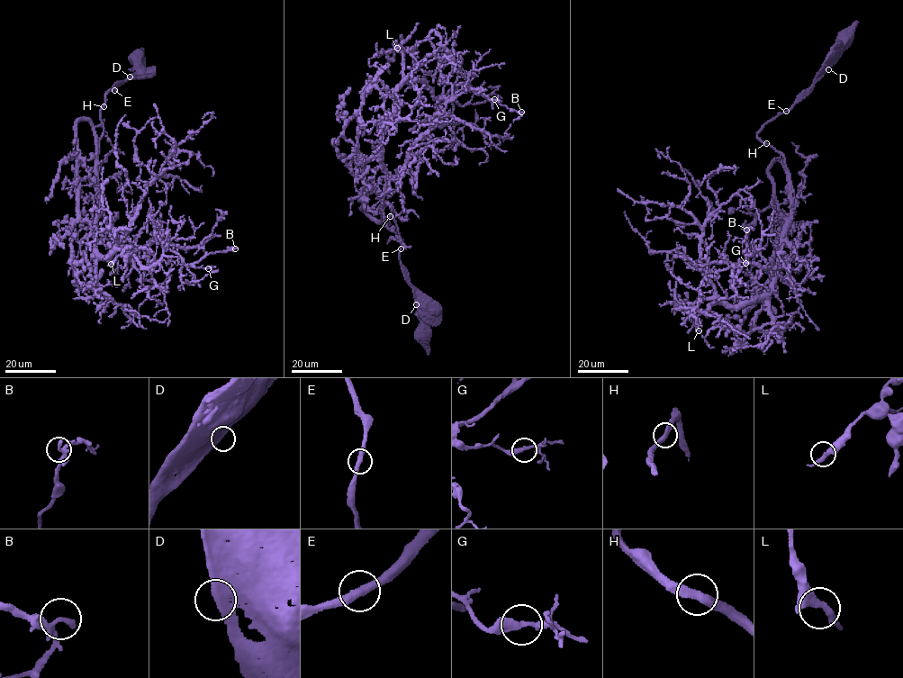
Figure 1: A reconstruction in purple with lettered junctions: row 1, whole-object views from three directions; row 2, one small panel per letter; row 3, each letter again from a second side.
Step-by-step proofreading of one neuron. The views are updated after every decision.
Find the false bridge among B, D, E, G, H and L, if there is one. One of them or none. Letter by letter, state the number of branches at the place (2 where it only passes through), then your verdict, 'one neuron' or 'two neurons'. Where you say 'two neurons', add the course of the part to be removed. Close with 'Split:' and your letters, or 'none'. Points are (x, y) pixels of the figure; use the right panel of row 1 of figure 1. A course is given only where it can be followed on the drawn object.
B: branches 2; one neuron
D: branches 2; one neuron
E: branches 2; one neuron
G: branches 2; one neuron
H: branches 2; one neuron
L: branches 2; one neuron
Split: none

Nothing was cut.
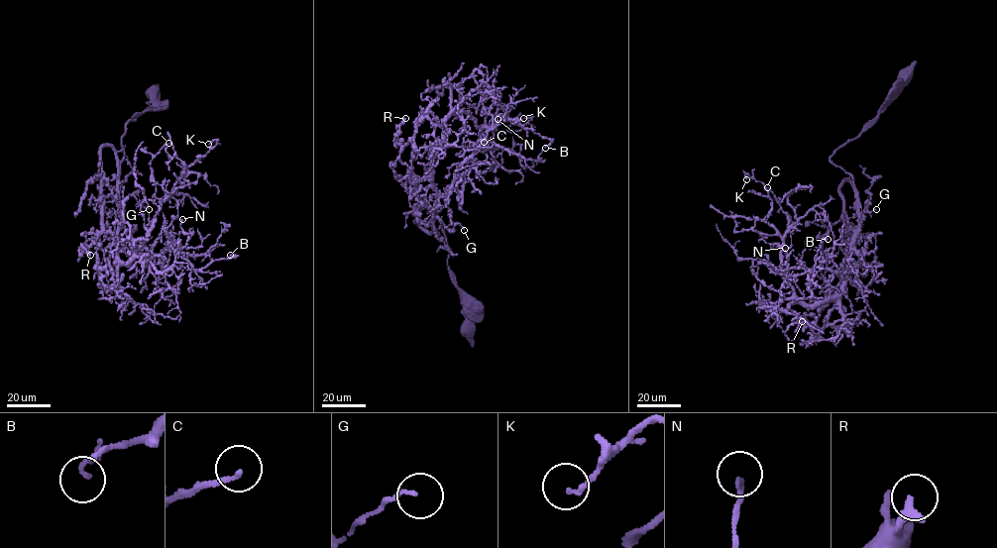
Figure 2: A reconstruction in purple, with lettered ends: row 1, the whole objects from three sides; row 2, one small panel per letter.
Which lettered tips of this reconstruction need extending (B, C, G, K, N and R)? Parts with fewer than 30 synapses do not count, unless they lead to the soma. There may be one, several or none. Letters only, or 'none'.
none

